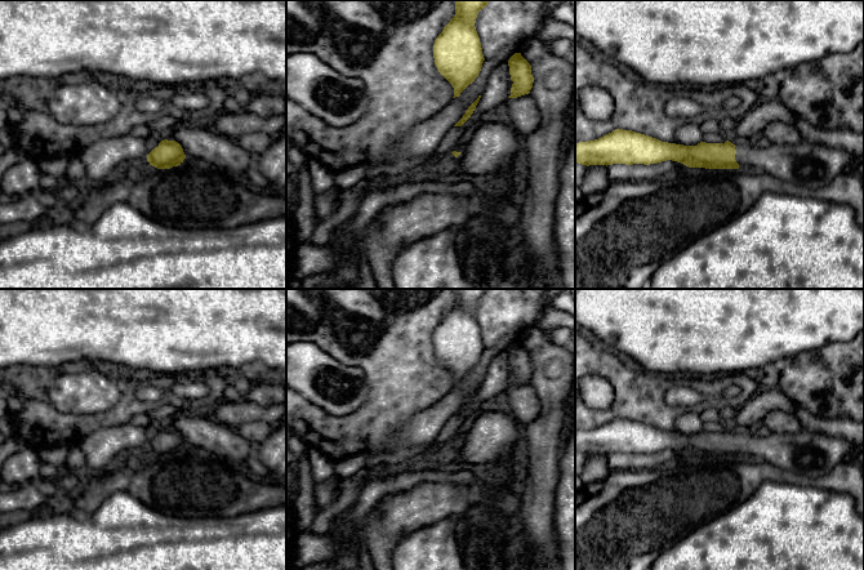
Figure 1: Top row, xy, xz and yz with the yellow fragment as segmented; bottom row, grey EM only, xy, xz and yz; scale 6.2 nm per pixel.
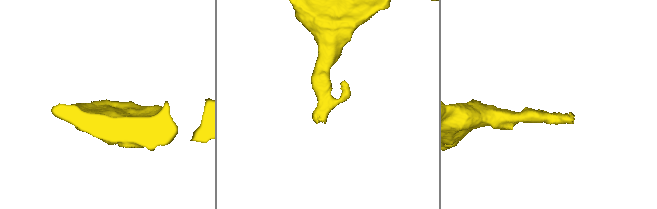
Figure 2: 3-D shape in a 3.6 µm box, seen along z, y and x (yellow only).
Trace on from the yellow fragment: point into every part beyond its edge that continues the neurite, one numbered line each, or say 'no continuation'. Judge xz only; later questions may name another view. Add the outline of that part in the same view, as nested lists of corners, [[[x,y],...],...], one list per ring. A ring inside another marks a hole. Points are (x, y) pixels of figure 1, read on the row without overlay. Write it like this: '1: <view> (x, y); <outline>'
no continuation

